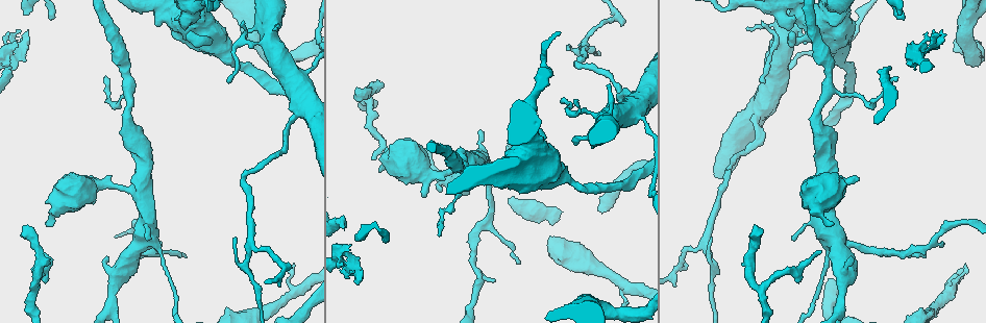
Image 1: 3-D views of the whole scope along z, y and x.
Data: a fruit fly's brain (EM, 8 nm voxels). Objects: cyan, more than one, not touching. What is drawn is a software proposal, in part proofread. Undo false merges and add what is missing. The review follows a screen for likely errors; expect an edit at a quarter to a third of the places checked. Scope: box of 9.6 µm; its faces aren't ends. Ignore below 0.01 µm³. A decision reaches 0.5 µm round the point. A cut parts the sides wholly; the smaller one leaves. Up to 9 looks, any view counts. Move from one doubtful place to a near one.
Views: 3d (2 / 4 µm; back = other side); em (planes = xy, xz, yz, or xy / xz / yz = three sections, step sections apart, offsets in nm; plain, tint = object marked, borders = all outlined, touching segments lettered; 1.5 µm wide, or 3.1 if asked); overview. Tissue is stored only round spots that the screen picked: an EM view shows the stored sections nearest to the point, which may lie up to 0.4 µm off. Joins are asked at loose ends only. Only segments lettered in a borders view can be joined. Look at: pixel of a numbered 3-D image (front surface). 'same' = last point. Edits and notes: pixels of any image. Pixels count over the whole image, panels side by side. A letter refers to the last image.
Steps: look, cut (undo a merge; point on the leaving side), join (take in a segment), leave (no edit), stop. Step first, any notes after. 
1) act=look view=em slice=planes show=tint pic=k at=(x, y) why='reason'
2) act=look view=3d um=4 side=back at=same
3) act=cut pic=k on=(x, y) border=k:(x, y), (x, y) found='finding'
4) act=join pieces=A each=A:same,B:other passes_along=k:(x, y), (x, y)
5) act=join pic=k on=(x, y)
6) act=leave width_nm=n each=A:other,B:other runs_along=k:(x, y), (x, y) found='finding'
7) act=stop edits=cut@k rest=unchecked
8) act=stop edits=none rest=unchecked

act=look view=3d um=4 pic=1 at=(299, 114) why='sharp bend'

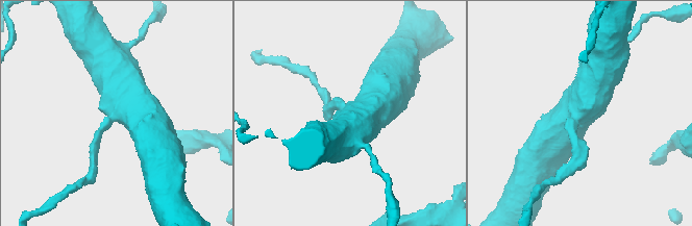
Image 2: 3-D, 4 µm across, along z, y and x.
act=look view=em slice=xz step=4 show=tint pic=2 at=(117, 118)

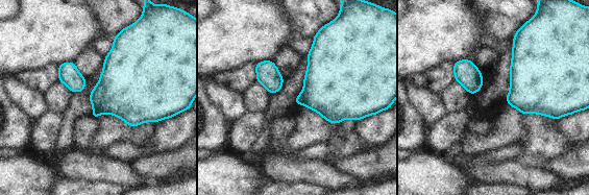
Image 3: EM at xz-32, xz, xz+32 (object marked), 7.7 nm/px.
act=look view=em slice=planes show=borders at=same

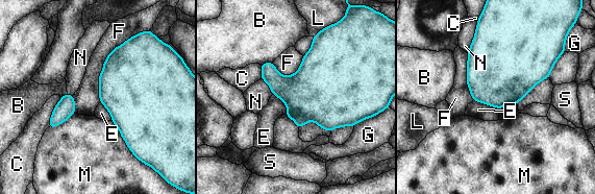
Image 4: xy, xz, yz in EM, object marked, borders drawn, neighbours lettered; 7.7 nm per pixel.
act=leave width_nm=400 each=B:other,C:other,E:other,F:other,G:other,L:other,M:other,N:other,S:other border=4:(473, 99), (499, 108) found='continuous, no second cell'

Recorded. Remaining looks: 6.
act=look view=em slice=planes show=plain pic=1 at=(943, 242) why='thin end'

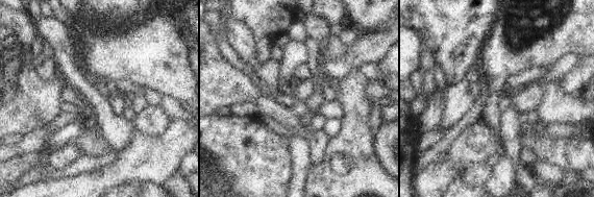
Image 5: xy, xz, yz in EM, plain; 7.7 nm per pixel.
act=look view=em slice=planes show=borders at=same

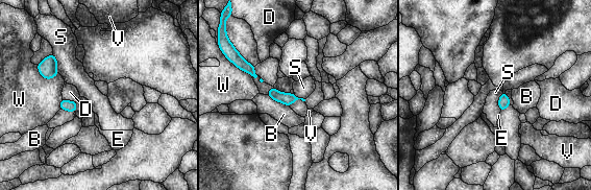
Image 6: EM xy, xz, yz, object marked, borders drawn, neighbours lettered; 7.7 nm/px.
act=leave each=B:other,D:other,E:other,S:other,V:other,W:other border=6:(266, 95), (289, 107) found='none of them fits'

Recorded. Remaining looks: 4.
act=look view=em slice=planes show=borders pic=1 at=(343, 227) why='an open end'

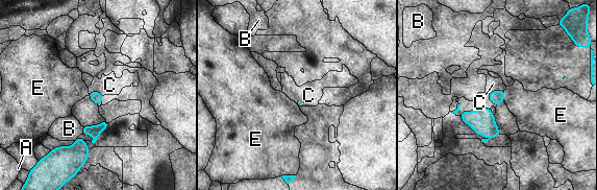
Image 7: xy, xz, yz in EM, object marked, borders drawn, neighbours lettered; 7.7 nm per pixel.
act=join pic=7 on=(493, 84) each=A:other,B:other,C:same,E:other found='the cell continues'

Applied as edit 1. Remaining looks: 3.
act=look view=overview

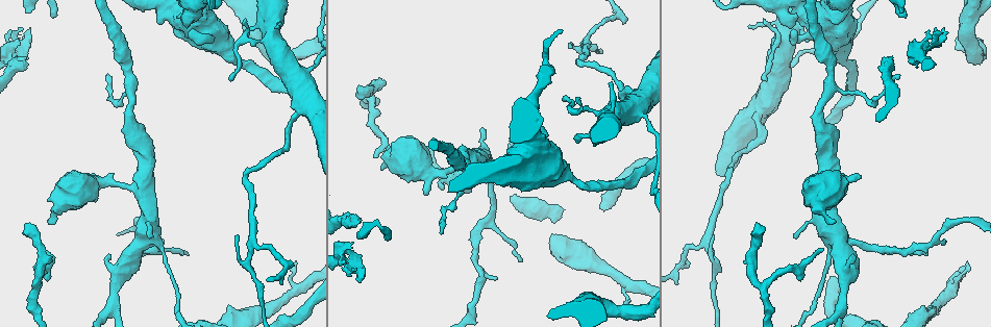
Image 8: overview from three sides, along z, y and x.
act=look view=em slice=planes show=borders pic=8 at=(822, 248) why='tapers out'

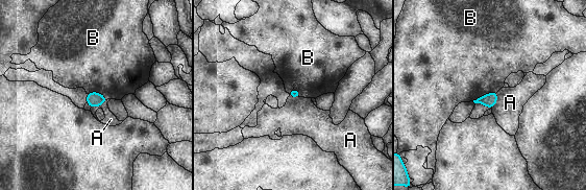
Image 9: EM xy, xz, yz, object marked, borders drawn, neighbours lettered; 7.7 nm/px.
act=leave each=A:other,B:other border=9:(496, 91), (472, 100) found='none of them fits'

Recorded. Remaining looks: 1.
act=stop edits=join@7 rest=unchecked

